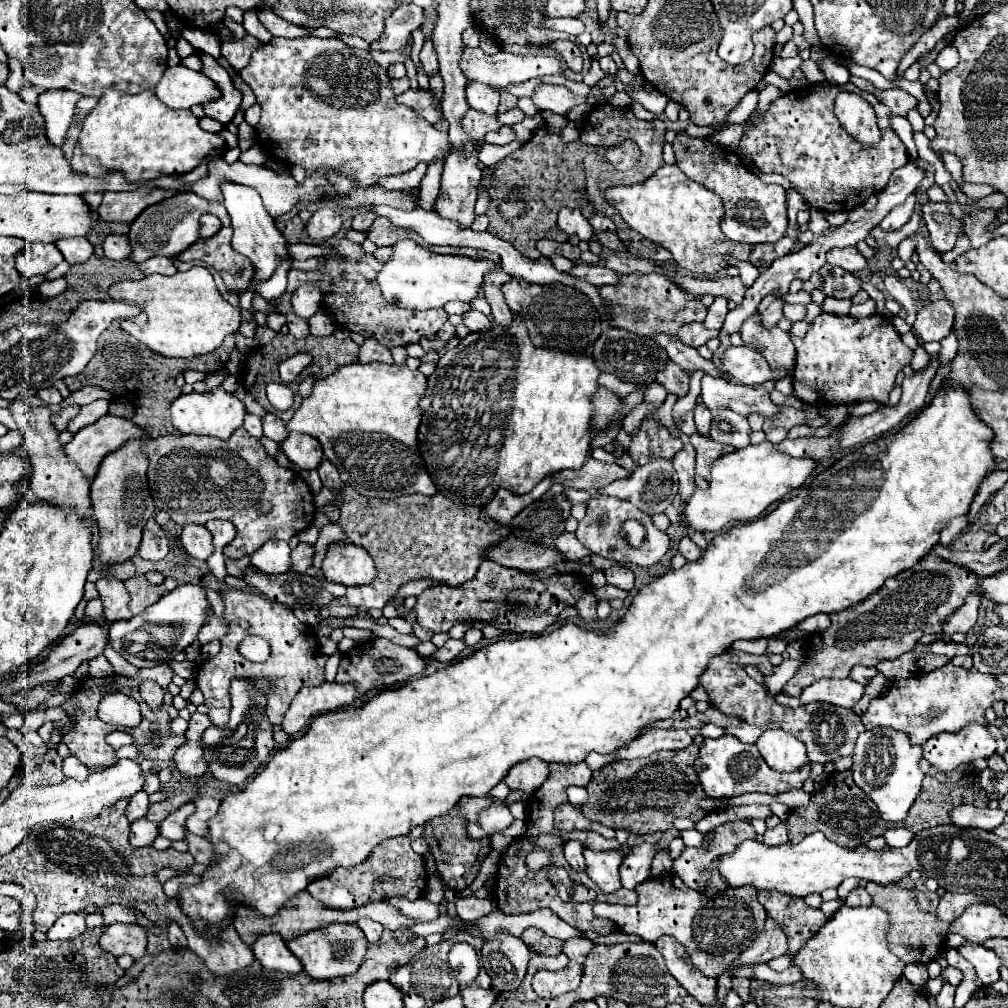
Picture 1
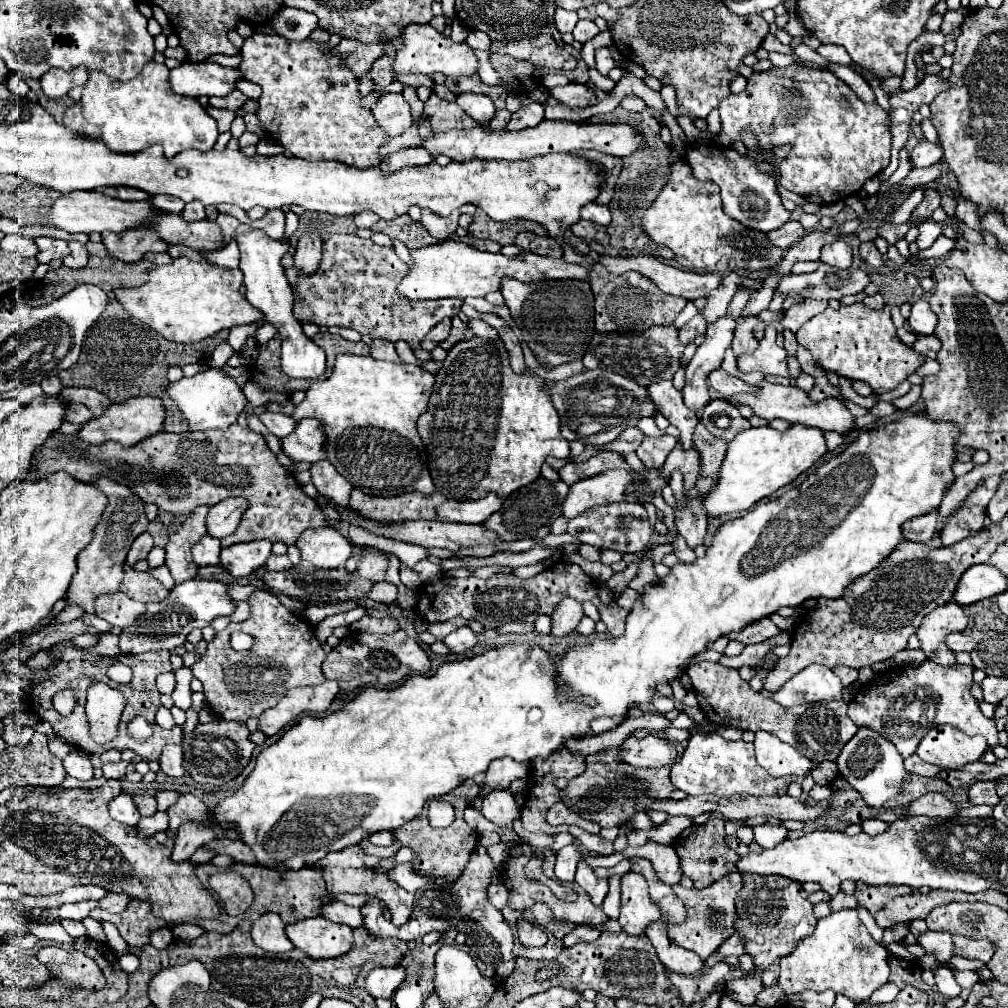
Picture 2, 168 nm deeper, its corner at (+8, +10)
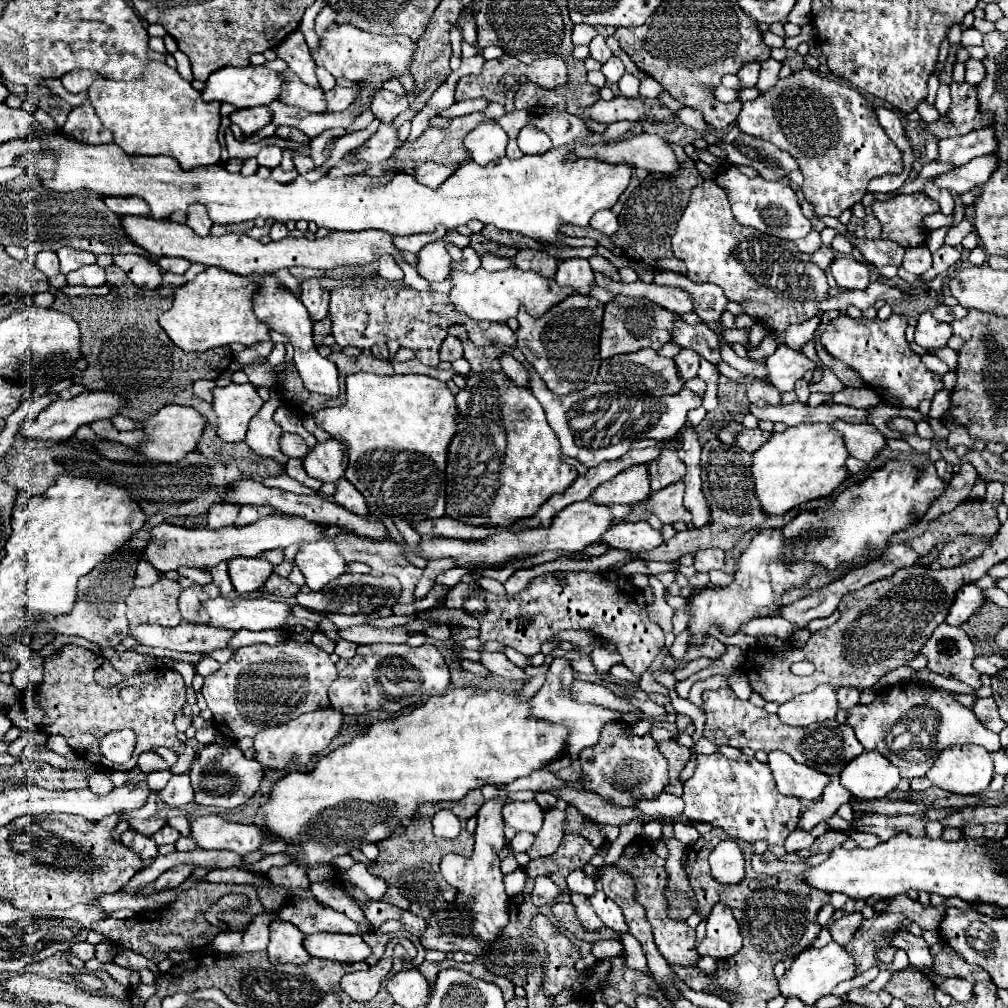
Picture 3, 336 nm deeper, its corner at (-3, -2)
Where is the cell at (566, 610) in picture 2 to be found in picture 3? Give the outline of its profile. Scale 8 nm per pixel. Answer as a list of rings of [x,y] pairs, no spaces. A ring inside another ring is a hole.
[[[555,658],[553,664],[549,666],[549,672],[545,676],[545,684],[539,688],[539,692],[529,700],[531,704],[531,718],[535,720],[547,720],[553,724],[561,724],[569,730],[567,736],[567,750],[569,750],[569,758],[571,758],[571,768],[579,774],[581,772],[581,764],[579,764],[579,752],[587,746],[595,746],[599,740],[599,732],[603,728],[603,724],[609,722],[617,722],[621,720],[619,712],[613,712],[609,708],[603,706],[595,706],[595,704],[579,704],[571,698],[569,694],[569,686],[573,682],[573,670],[571,664],[565,658]]]

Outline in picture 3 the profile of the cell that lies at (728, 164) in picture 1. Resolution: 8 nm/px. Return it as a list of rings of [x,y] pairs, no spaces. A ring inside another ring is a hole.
[[[729,166],[719,172],[717,184],[727,190],[733,216],[743,226],[753,226],[763,234],[771,234],[783,240],[797,240],[811,232],[811,222],[801,214],[799,200],[789,184],[785,182],[767,182],[761,176],[747,178],[735,166]]]

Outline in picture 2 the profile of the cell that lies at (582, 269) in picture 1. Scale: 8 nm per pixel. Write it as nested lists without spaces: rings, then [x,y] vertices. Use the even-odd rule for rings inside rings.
[[[446,240],[442,244],[432,244],[424,248],[410,250],[412,264],[408,274],[398,284],[398,294],[412,300],[440,300],[440,298],[466,298],[466,296],[486,296],[488,292],[496,292],[500,288],[500,280],[504,276],[512,276],[520,282],[538,282],[538,280],[560,280],[560,278],[576,278],[586,280],[588,268],[580,264],[570,264],[566,260],[556,260],[552,256],[540,254],[524,254],[520,258],[508,258],[504,254],[490,254],[476,250],[464,242]]]

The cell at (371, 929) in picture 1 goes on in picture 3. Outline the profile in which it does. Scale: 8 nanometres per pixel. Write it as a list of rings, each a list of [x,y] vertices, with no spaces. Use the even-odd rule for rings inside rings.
[[[295,900],[279,912],[279,918],[293,922],[305,934],[317,932],[339,932],[339,934],[359,934],[359,928],[345,914],[323,906],[317,900]]]

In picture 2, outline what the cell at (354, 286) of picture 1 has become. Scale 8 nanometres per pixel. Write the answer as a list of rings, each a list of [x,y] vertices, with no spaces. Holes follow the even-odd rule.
[[[332,234],[322,244],[322,262],[316,272],[304,274],[300,268],[286,268],[286,276],[294,288],[294,316],[298,322],[314,322],[320,326],[340,326],[352,328],[360,334],[368,334],[372,338],[384,338],[388,342],[404,340],[406,344],[418,348],[420,340],[444,318],[452,318],[460,312],[462,300],[460,298],[444,298],[444,300],[430,300],[422,304],[412,304],[410,300],[400,300],[396,296],[396,280],[408,272],[408,266],[396,256],[396,252],[388,246],[378,246],[372,240],[358,238],[356,234]]]

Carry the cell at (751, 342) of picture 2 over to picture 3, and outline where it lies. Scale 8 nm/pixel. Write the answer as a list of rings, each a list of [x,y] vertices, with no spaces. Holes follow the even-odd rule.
[[[753,380],[751,384],[747,384],[745,394],[747,394],[749,402],[753,402],[757,406],[779,406],[779,402],[781,402],[781,394],[773,386],[763,384],[761,380]]]

